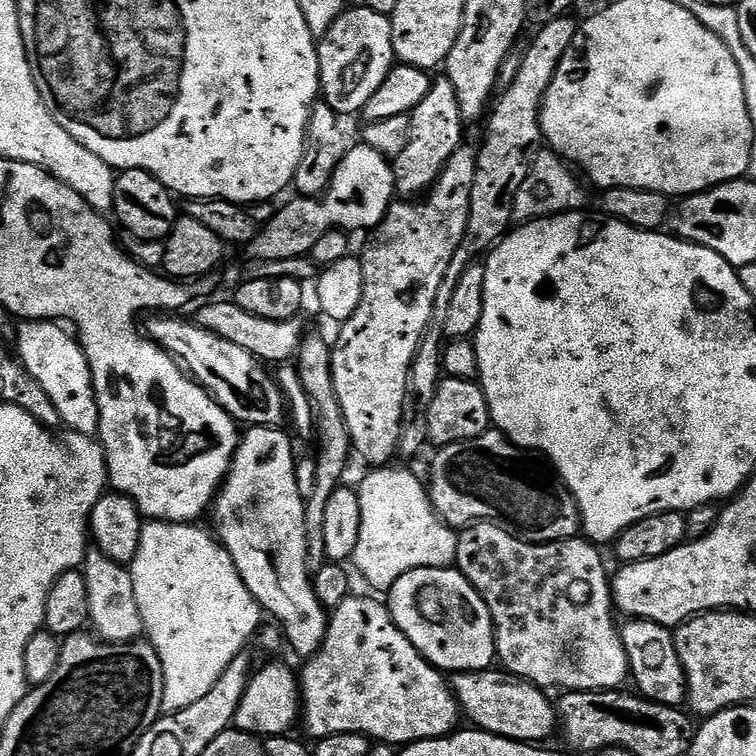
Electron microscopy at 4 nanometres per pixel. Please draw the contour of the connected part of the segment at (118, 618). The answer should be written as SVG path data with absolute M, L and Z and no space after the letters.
M92 550L84 557L82 571L86 578L86 590L90 594L88 619L95 635L111 644L126 644L141 639L144 632L142 616L135 601L134 578L123 564L111 560L105 552Z

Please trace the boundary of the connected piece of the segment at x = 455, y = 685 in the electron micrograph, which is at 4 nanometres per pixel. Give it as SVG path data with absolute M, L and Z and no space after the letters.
M485 670L482 672L457 672L451 677L450 687L452 692L456 695L456 700L459 701L463 715L468 716L477 724L475 727L479 729L480 732L489 732L495 736L504 736L508 740L518 740L521 742L544 742L544 739L551 734L552 731L557 731L558 728L558 708L555 703L552 704L547 700L545 693L541 689L537 688L536 685L532 684L529 680L519 680L518 677L513 676L511 672L505 672L503 670Z

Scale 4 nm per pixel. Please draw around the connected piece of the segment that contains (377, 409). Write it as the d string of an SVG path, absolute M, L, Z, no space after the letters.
M468 147L454 150L436 184L428 189L423 198L415 202L393 202L382 223L369 235L372 237L364 253L358 256L364 275L362 302L352 317L339 325L340 337L332 348L332 381L340 409L346 418L346 426L350 430L355 455L361 456L368 466L391 465L400 450L404 403L408 398L408 376L412 373L412 363L424 339L424 331L428 329L434 302L438 298L438 286L442 286L446 270L450 270L454 250L458 250L466 234L478 155L475 147Z

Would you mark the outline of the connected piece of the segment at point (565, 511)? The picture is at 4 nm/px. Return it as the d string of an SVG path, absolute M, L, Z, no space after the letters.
M489 430L482 433L478 438L467 440L466 442L458 442L457 444L446 444L439 449L440 452L432 460L432 484L427 485L428 495L432 497L432 508L440 515L441 520L445 524L450 525L451 528L463 530L469 524L500 524L507 528L509 532L513 532L515 536L519 536L522 540L529 540L532 544L549 544L555 540L570 540L579 537L582 532L582 525L580 522L580 507L574 498L574 494L564 484L559 472L547 459L541 458L535 451L519 448L514 442L510 442L504 437L503 432L499 430Z

